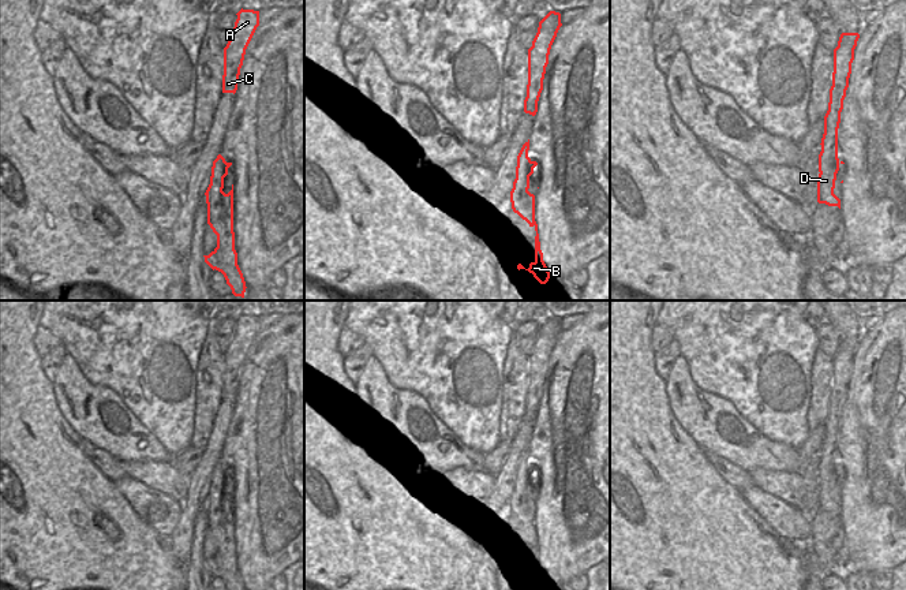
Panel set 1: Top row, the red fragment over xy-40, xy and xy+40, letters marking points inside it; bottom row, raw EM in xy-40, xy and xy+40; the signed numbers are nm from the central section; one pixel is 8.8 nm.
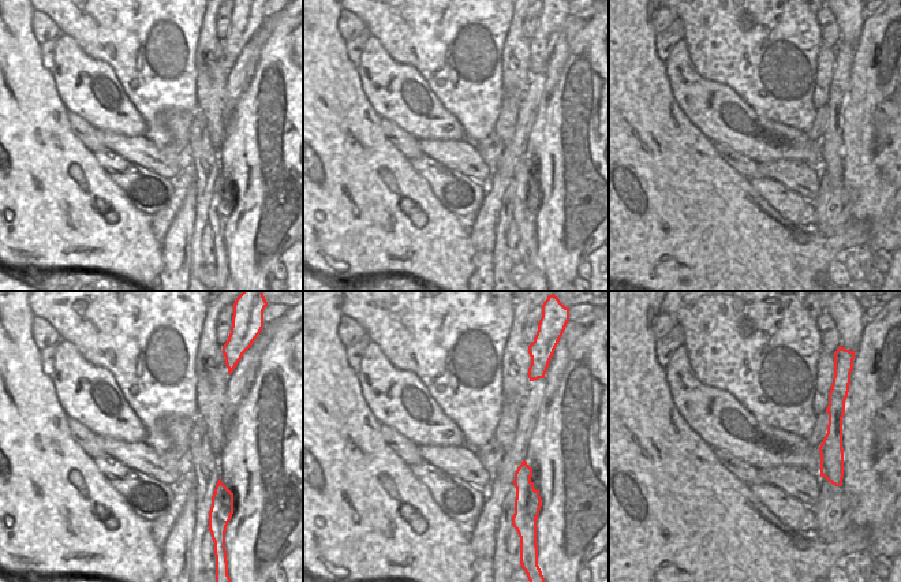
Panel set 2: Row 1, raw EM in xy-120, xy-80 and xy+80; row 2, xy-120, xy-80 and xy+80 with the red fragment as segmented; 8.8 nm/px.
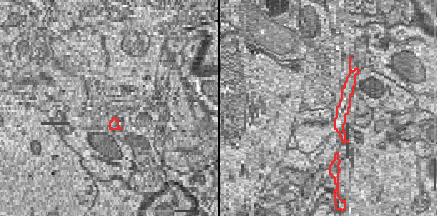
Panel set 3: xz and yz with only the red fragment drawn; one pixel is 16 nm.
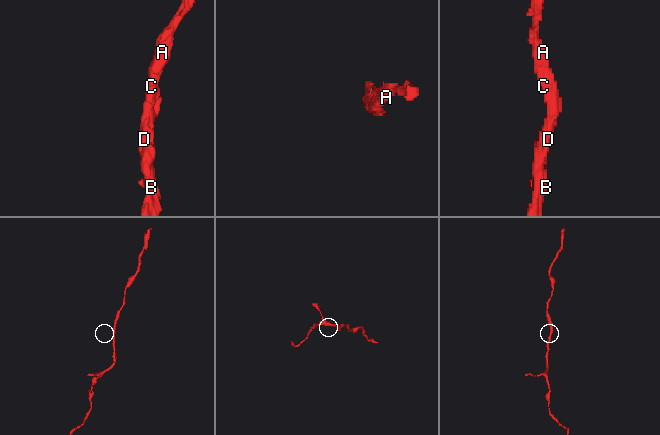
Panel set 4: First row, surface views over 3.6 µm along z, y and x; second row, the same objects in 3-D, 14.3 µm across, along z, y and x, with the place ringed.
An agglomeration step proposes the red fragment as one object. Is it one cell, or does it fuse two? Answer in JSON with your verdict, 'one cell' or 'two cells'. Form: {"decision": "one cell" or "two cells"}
{"decision": "one cell"}

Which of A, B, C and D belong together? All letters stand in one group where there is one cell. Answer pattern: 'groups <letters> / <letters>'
groups A B C D

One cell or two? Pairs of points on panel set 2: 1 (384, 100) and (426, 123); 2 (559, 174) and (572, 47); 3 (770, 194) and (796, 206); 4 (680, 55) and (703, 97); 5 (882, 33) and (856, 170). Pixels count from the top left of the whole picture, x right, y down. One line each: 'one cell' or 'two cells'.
1: one cell
2: one cell
3: one cell
4: one cell
5: one cell

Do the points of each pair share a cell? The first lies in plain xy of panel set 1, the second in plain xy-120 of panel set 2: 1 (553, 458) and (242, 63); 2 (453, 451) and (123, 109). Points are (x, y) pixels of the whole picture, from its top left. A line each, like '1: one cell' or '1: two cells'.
1: two cells
2: one cell

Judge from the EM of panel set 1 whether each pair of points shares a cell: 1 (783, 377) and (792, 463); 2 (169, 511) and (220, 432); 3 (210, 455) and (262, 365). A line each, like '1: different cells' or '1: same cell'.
1: different cells
2: different cells
3: different cells

